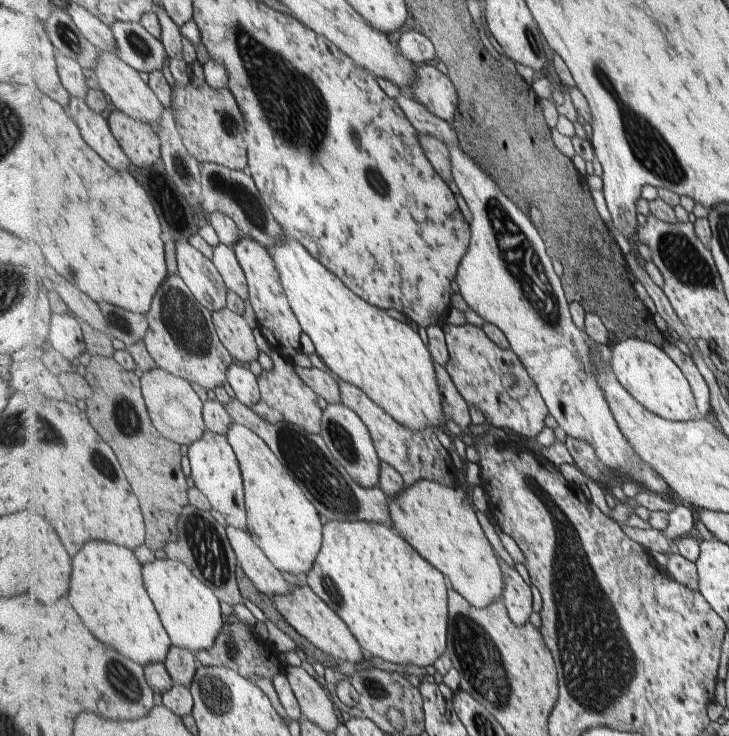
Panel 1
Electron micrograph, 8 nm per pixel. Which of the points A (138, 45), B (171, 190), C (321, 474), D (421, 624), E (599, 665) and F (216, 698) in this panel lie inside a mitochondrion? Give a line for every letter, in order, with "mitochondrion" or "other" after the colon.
A: mitochondrion
B: mitochondrion
C: mitochondrion
D: other
E: mitochondrion
F: mitochondrion

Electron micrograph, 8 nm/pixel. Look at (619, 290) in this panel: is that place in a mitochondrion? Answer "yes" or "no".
yes

